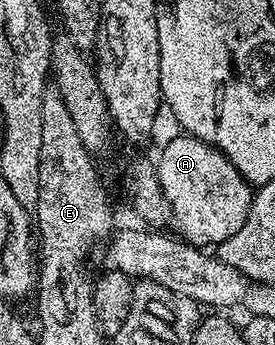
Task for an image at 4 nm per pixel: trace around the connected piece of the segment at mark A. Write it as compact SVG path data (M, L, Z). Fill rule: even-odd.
M182 134L178 138L174 138L174 142L170 142L170 146L159 149L158 155L160 155L160 160L155 161L156 173L162 182L166 202L170 202L174 228L177 228L175 231L187 243L197 246L209 246L208 244L218 246L234 234L238 234L238 230L242 230L242 226L250 214L254 188L218 149L197 140L195 136Z

